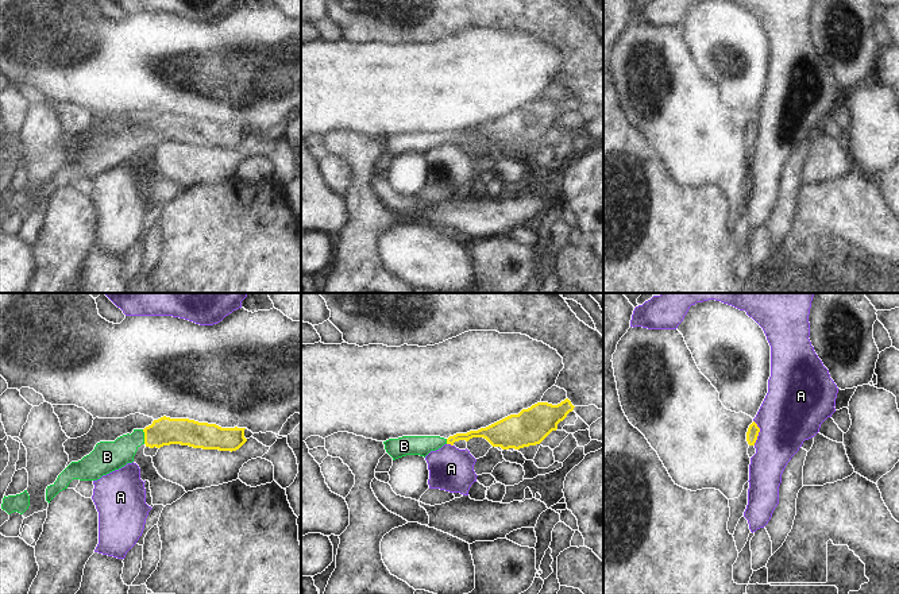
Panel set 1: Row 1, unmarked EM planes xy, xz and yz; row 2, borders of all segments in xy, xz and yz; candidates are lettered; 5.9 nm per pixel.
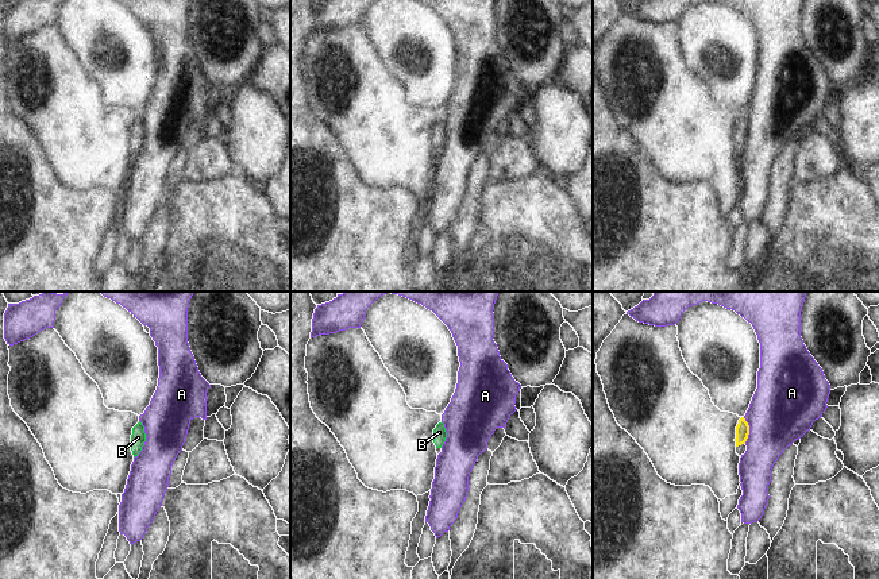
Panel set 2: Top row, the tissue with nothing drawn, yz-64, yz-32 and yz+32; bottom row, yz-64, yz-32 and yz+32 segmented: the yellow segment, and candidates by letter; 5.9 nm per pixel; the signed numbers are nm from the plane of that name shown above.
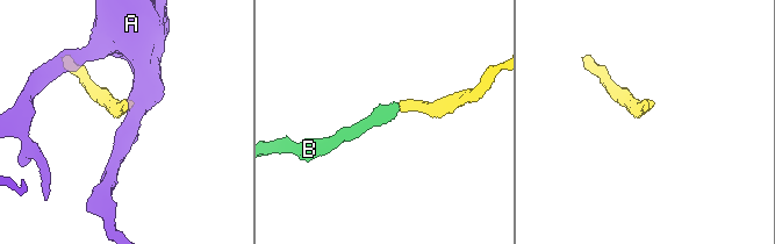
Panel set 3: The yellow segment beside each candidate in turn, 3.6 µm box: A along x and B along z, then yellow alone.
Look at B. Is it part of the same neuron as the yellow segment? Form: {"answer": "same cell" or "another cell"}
{"answer": "same cell"}

